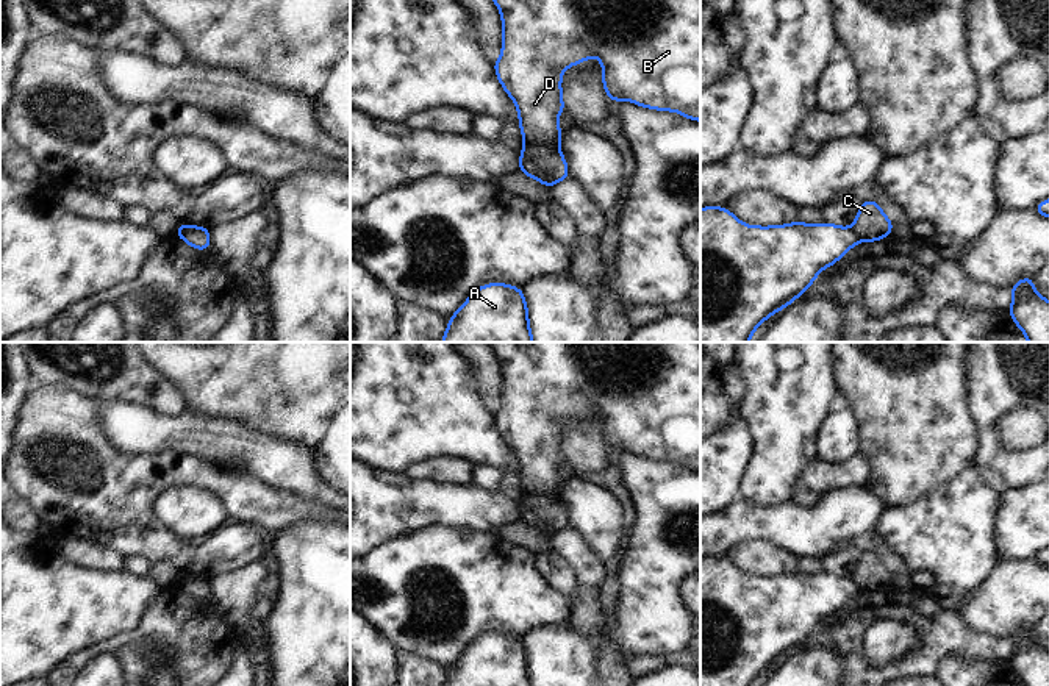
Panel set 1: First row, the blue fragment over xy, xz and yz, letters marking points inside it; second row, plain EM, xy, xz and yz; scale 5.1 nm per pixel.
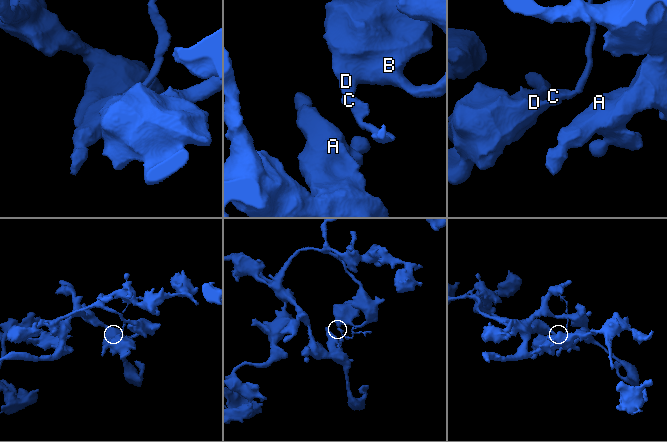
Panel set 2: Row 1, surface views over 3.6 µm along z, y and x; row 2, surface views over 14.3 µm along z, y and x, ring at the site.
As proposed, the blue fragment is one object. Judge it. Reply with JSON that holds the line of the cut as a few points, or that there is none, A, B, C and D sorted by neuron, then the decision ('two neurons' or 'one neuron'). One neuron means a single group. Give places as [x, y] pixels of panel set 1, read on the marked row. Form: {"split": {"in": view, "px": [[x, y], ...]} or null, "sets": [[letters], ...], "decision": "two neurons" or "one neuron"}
{"split": {"in": "xz", "px": [[527, 144], [546, 144], [557, 149]]}, "sets": [["A", "B", "D"], ["C"]], "decision": "two neurons"}

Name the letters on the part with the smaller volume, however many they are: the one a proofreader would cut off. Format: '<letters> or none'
C

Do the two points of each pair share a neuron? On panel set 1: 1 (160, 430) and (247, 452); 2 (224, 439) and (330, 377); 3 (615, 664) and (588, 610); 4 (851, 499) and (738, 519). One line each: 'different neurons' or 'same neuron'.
1: same neuron
2: different neurons
3: same neuron
4: same neuron

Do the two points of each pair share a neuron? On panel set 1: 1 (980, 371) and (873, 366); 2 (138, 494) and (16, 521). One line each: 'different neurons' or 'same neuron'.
1: different neurons
2: different neurons

